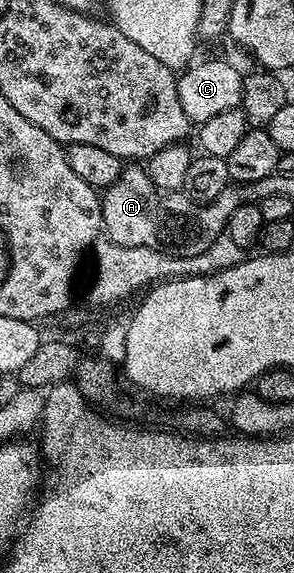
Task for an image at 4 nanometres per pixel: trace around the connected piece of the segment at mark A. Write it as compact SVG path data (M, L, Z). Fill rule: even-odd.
M140 165L123 168L114 185L103 188L100 208L104 218L103 234L120 246L149 247L165 255L190 258L201 254L225 234L230 213L245 202L241 188L230 185L213 203L193 203L187 195L177 191L167 193L156 187L147 170Z

